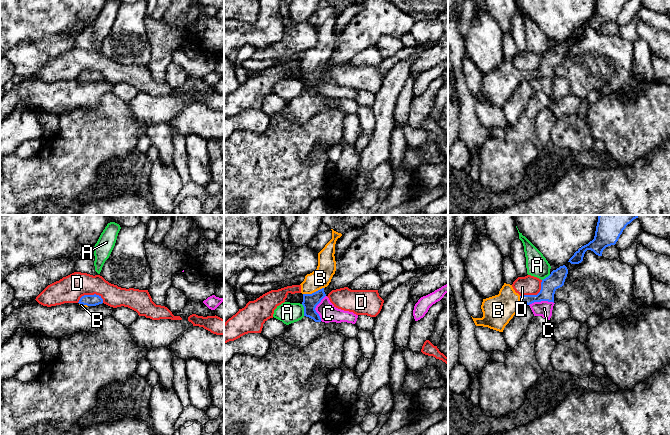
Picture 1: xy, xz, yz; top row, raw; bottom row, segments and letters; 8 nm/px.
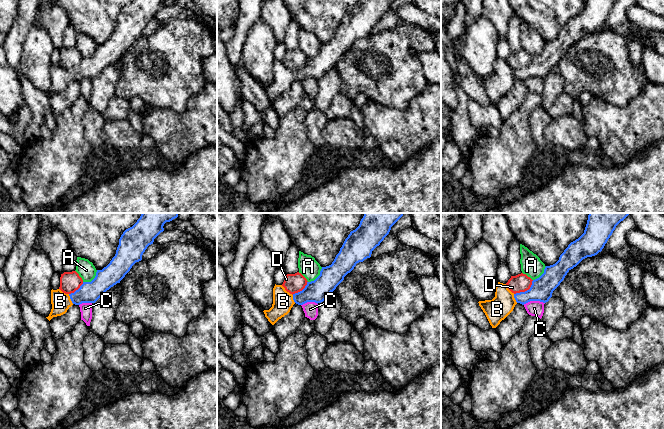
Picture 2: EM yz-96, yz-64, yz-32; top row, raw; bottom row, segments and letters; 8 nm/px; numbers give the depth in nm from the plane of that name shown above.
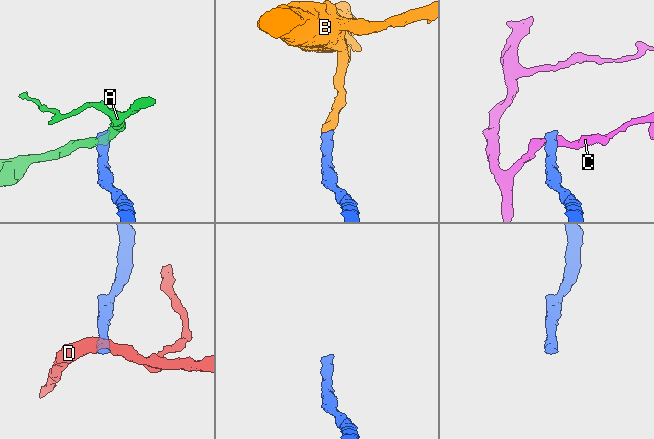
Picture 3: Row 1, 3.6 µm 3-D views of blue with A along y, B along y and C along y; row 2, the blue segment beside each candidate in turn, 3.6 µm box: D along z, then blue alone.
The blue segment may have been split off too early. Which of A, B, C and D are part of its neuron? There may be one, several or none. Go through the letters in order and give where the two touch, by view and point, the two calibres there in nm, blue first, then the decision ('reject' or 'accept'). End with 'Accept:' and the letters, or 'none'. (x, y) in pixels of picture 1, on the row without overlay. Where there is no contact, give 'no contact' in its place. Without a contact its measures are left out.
A: xz (304, 86) | 120/170 nm | reject
B: xz (314, 68) | 120/160 nm | accept
C: xz (315, 83) | 120/140 nm | reject
D: xy (89, 71) | 100/220 nm | reject
Accept: B

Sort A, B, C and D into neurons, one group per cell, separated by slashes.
A / B / C / D

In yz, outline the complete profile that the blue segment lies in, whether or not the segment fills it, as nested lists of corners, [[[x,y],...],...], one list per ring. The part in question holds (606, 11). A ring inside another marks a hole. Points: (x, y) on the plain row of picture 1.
[[[597,0],[594,15],[579,24],[568,38],[571,40],[581,39],[587,26],[591,26],[596,31],[602,32],[602,28],[606,23],[616,20],[627,1],[628,0]]]

